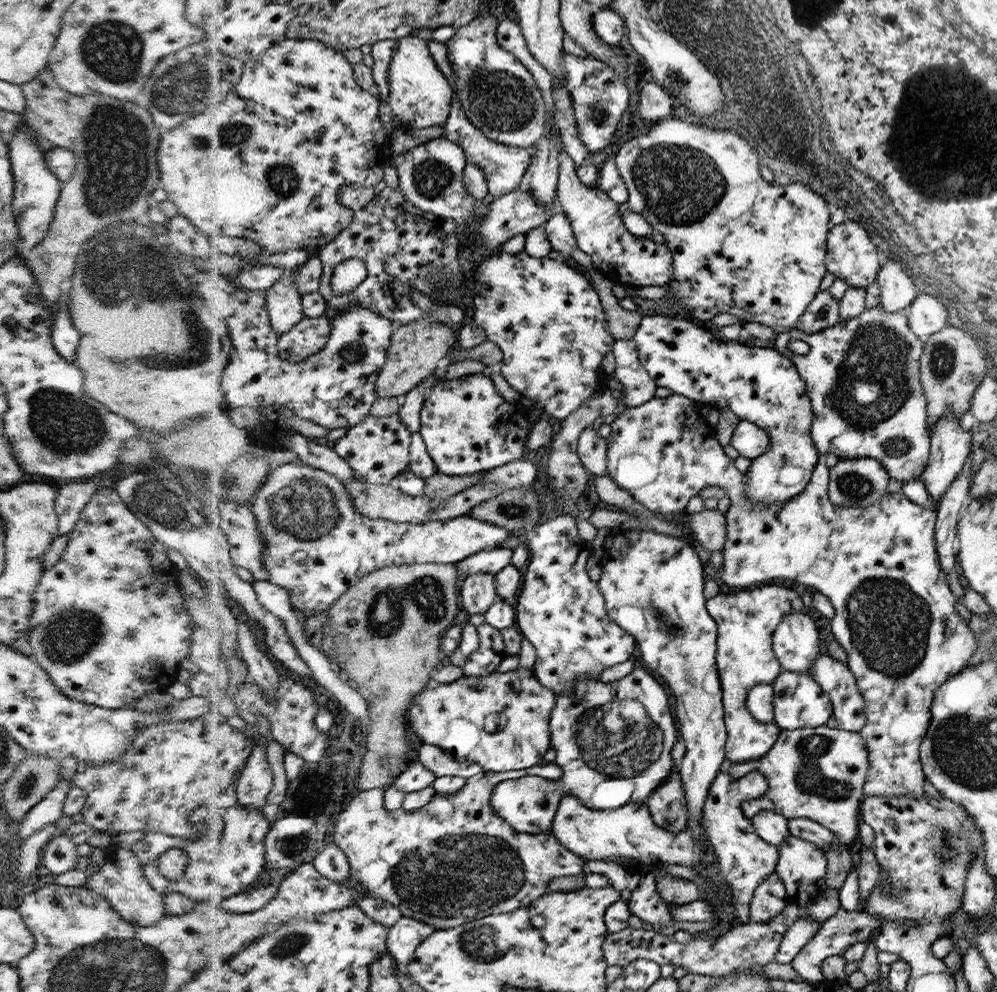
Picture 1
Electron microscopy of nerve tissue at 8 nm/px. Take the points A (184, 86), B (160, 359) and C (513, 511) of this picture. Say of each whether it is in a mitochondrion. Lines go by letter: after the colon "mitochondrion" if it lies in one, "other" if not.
A: mitochondrion
B: mitochondrion
C: mitochondrion

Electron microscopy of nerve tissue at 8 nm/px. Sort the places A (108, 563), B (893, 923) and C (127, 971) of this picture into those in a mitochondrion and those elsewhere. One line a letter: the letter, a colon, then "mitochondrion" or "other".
A: other
B: other
C: mitochondrion

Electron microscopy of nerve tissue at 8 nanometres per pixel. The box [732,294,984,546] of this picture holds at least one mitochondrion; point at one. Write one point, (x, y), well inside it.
(878, 357)

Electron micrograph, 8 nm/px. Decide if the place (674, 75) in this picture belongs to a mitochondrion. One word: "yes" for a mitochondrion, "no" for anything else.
yes

